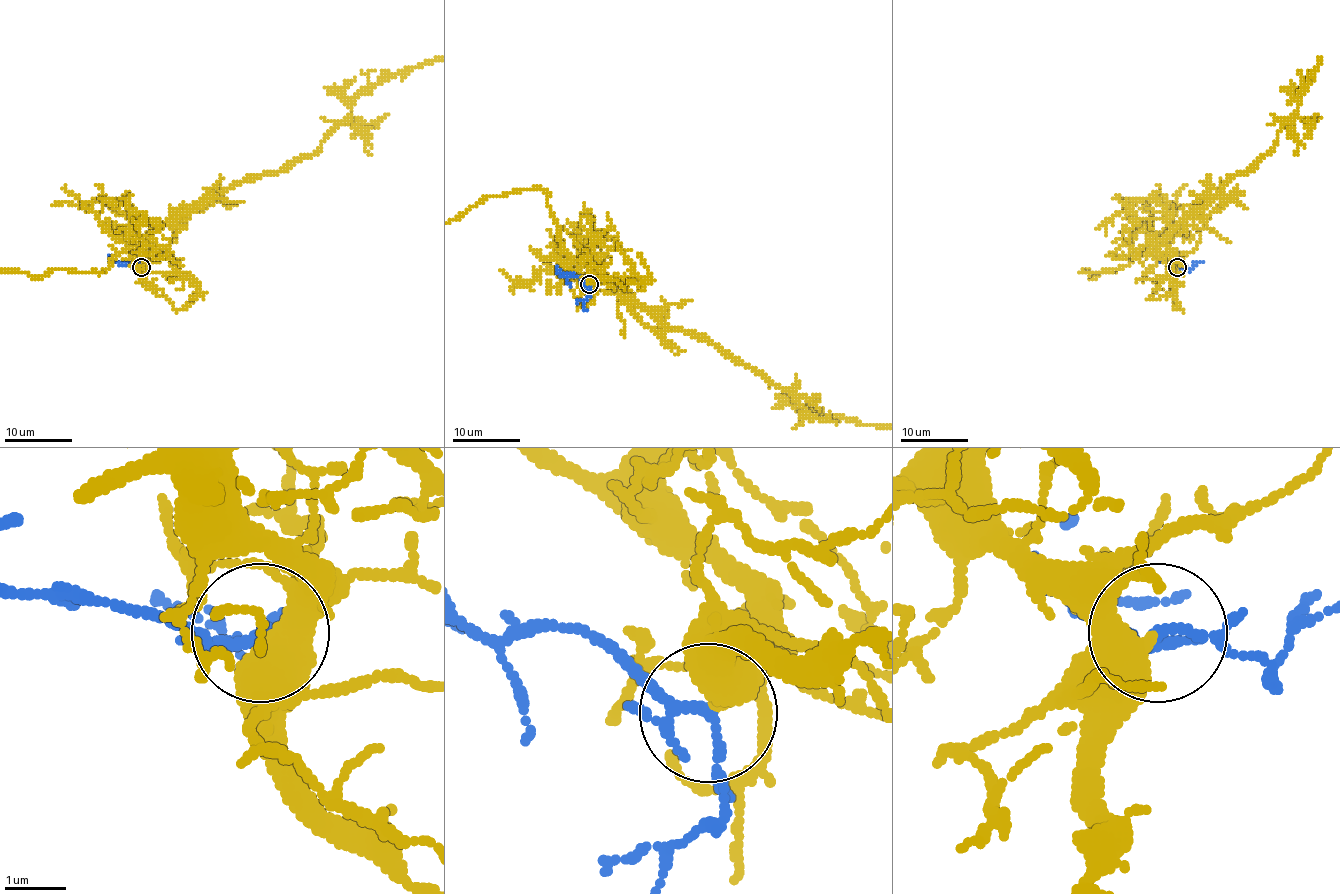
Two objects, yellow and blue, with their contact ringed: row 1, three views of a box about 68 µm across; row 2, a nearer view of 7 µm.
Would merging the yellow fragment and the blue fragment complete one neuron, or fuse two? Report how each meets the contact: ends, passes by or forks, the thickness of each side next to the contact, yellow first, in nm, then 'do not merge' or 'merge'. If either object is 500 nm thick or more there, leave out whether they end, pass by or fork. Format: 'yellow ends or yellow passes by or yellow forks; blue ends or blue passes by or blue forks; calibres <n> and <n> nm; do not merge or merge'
yellow passes by; blue forks; calibres 320 and 150 nm; merge

